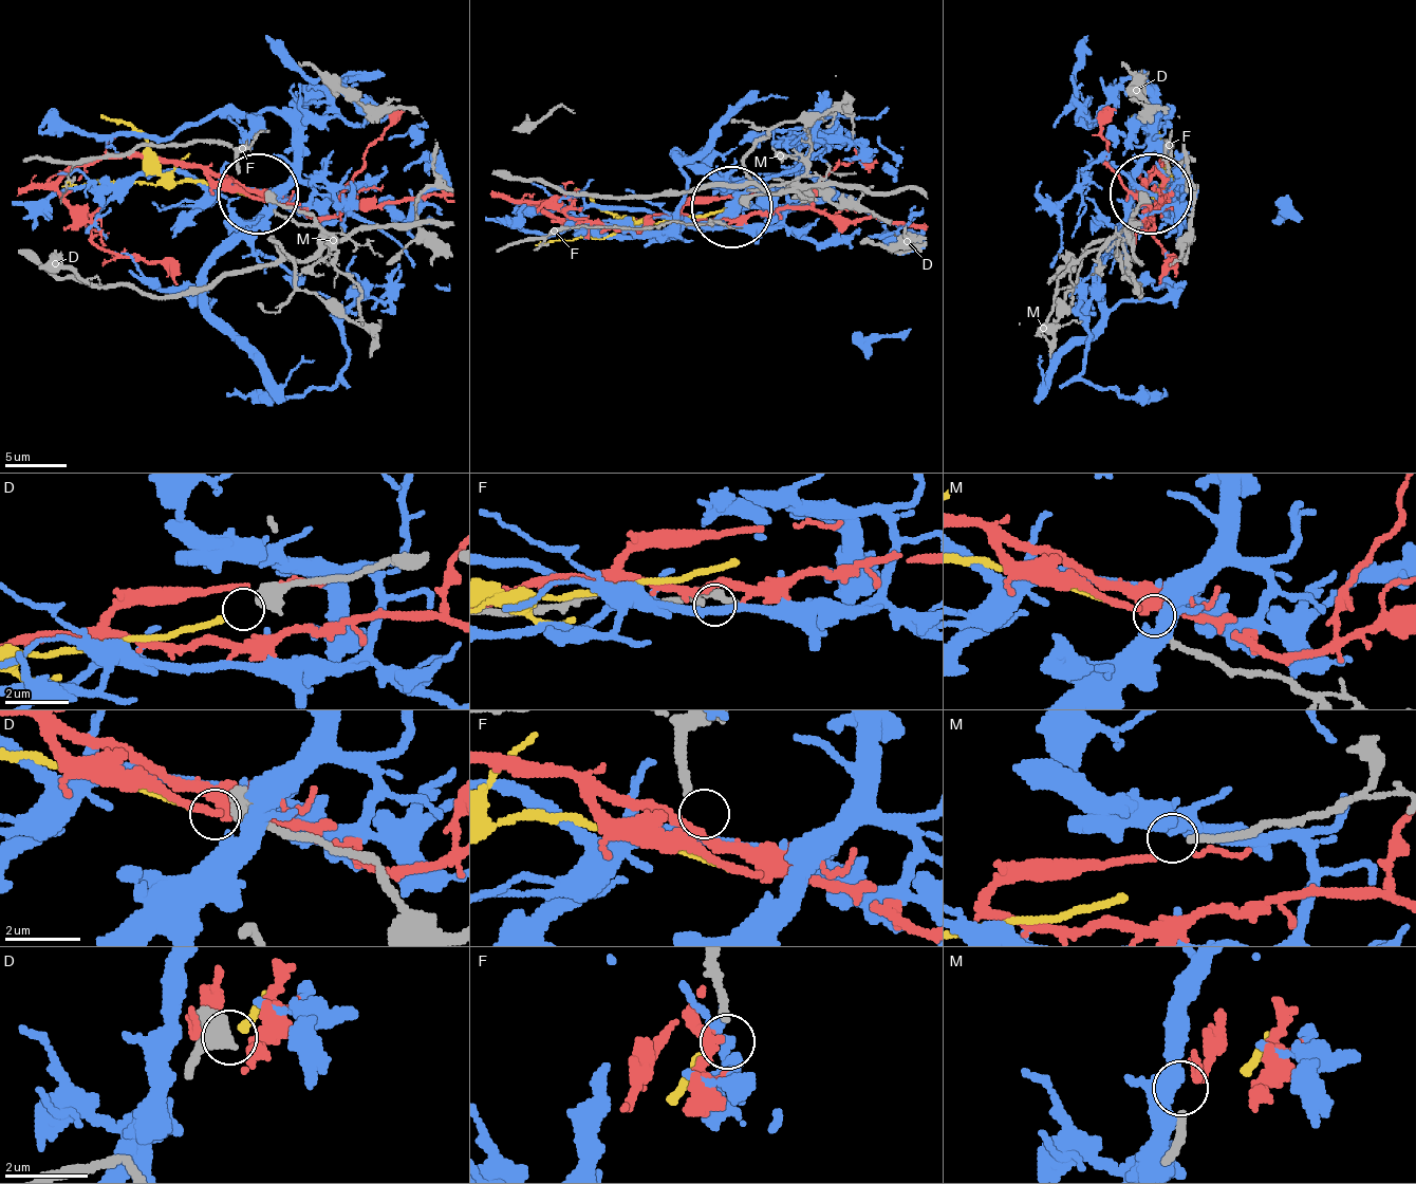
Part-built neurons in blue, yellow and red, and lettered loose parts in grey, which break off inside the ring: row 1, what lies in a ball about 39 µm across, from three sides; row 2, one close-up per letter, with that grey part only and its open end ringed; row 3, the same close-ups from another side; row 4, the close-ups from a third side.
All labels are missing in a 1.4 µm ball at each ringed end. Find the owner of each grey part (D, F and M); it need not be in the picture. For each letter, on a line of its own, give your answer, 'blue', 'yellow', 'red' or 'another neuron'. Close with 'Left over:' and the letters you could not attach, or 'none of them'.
D: yellow
F: another neuron
M: red
Left over: F

